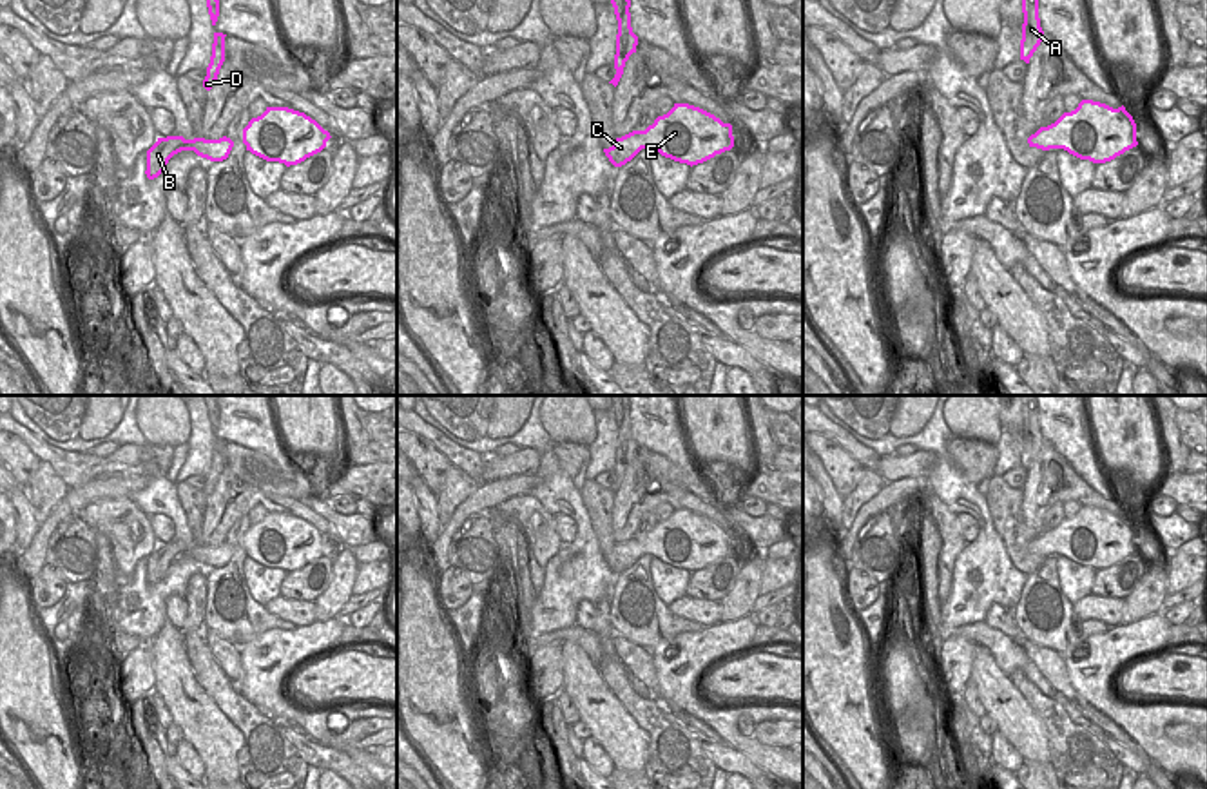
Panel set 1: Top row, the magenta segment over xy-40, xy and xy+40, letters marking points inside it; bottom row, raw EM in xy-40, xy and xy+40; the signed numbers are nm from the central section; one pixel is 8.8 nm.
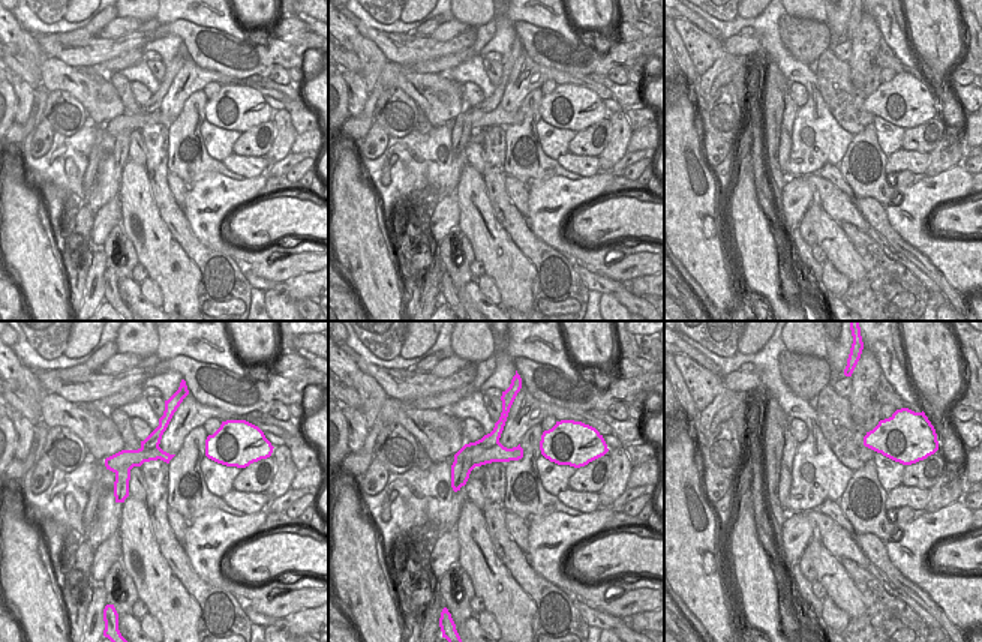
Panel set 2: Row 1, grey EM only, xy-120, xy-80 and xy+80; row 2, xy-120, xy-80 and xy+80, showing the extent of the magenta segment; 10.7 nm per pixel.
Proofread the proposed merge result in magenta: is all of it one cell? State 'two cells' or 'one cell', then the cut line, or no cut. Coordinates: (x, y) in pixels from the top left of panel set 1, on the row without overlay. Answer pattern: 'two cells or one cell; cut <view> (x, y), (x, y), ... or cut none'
two cells; cut xy (631, 539), (640, 546), (642, 554)

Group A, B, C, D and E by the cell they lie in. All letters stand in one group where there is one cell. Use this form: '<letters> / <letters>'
A B C D / E

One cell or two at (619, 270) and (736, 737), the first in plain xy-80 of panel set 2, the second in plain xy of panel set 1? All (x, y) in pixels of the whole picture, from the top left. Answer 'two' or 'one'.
two

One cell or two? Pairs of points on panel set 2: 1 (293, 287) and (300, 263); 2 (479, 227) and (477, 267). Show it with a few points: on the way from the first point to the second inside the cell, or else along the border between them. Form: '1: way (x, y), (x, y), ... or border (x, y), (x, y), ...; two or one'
1: border (312, 272), (279, 282); two
2: border (476, 260), (482, 263), (486, 273); two

